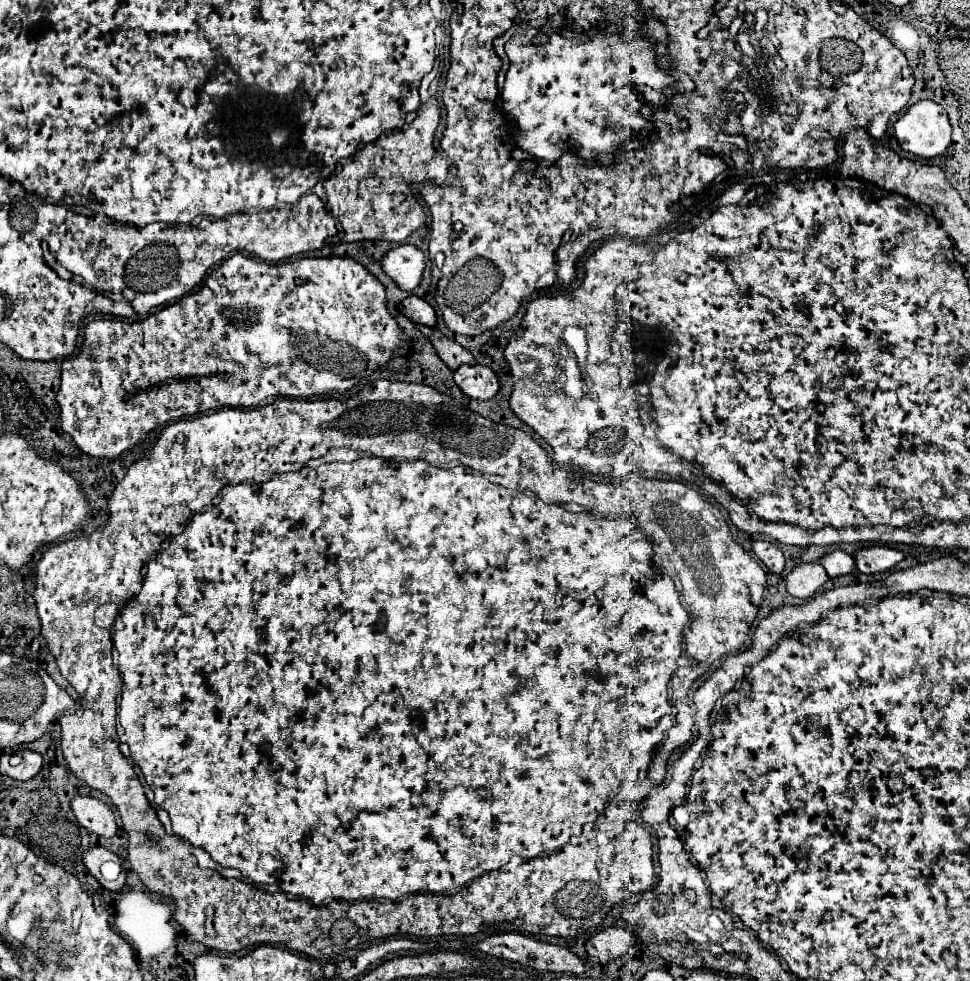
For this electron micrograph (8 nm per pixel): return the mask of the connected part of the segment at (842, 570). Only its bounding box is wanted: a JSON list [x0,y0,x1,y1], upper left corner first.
[820,551,856,577]

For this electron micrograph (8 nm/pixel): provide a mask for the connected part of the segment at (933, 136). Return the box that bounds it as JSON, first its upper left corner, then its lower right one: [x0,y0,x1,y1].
[894,101,950,159]

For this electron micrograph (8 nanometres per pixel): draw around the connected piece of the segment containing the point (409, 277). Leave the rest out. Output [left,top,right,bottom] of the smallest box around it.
[380,245,424,291]

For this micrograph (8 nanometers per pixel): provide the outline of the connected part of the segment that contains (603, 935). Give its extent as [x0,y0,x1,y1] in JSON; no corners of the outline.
[586,927,632,963]

